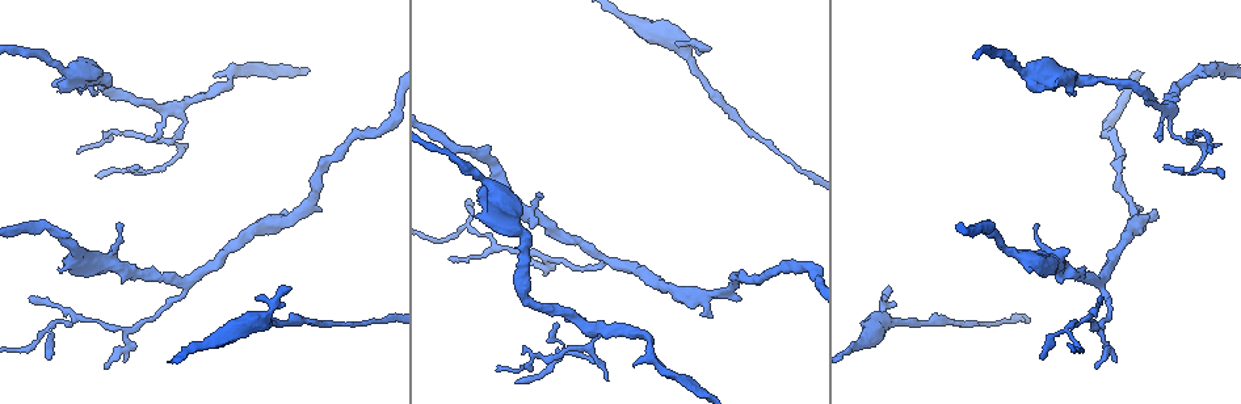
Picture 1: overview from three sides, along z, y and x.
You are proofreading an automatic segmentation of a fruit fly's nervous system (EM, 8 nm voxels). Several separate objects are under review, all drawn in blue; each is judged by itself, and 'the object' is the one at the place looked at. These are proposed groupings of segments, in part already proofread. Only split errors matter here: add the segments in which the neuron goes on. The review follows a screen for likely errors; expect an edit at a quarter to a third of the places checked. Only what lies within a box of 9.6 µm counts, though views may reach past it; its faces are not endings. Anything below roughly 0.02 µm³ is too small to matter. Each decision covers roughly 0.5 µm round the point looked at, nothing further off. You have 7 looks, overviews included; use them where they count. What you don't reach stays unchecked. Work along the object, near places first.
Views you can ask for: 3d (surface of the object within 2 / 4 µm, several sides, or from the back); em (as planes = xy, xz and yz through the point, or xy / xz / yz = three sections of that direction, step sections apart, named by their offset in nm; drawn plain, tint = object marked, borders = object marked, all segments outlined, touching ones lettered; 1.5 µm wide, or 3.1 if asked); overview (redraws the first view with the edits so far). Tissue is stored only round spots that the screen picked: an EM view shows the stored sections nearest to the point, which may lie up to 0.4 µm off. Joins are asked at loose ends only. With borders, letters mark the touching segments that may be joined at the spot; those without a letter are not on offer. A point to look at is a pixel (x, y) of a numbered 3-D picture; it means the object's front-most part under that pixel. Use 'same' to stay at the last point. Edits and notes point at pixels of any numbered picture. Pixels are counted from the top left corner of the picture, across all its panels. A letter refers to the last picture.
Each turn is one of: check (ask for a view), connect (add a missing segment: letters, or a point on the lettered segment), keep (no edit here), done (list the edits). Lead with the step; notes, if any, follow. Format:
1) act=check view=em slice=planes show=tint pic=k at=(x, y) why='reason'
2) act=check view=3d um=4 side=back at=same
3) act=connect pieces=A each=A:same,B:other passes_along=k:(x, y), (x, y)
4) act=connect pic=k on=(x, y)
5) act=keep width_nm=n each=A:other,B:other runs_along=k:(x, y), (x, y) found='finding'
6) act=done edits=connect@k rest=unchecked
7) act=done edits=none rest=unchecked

act=check view=3d um=2 pic=1 at=(566, 322) why='free end'

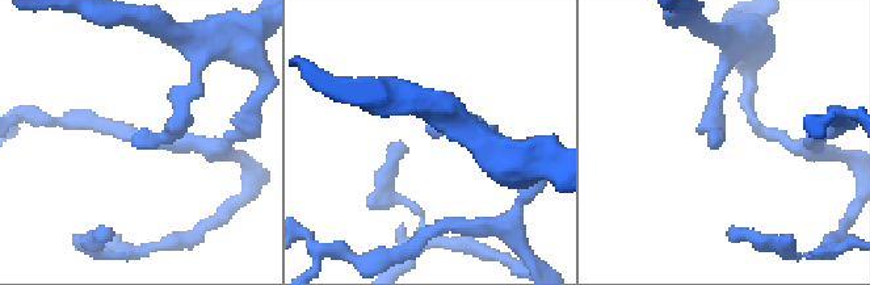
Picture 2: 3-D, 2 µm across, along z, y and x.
act=check view=em slice=xy step=4 show=borders pic=2 at=(710, 139) why='now the EM'

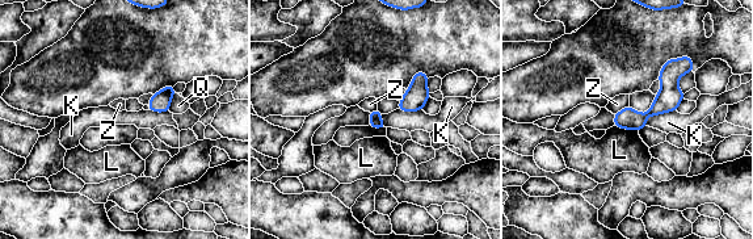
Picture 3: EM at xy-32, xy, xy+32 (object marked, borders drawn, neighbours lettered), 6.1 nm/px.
act=check view=em slice=planes show=borders at=same

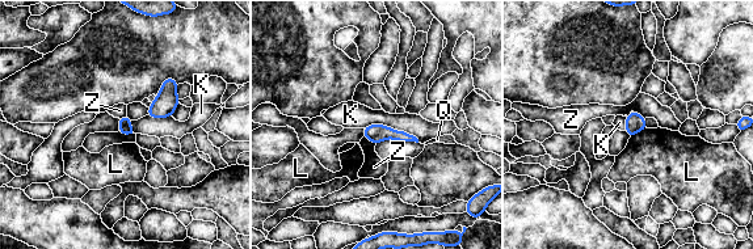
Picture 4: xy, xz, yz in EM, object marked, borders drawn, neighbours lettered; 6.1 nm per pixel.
act=keep each=K:other,L:other,Q:other,Z:other border=4:(364, 127), (387, 125), (419, 142) found='none of them fits'

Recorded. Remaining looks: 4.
act=check view=em slice=yz step=8 show=borders pic=1 at=(115, 223) why='thin end'

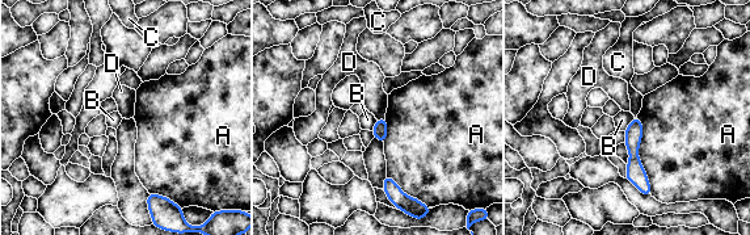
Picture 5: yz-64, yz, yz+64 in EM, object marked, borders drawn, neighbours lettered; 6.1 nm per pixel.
act=check view=em slice=planes show=borders at=same

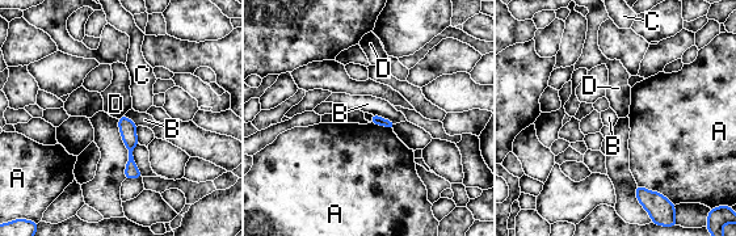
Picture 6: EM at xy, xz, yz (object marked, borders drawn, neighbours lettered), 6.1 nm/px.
act=keep each=A:other,B:other,C:other,D:other runs_along=6:(122, 119), (137, 175) found='none of them fits'

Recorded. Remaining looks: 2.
act=check view=em slice=yz step=8 show=plain pic=1 at=(1097, 366) why='thin end'

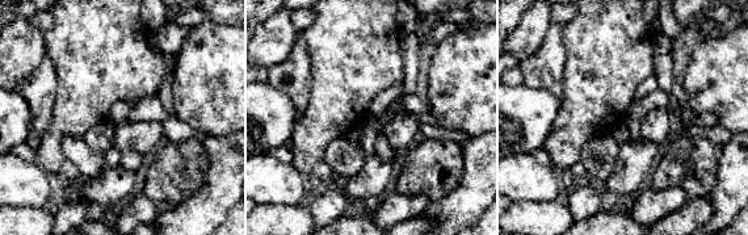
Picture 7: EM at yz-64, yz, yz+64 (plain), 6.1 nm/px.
act=check view=em slice=yz step=8 show=borders at=same

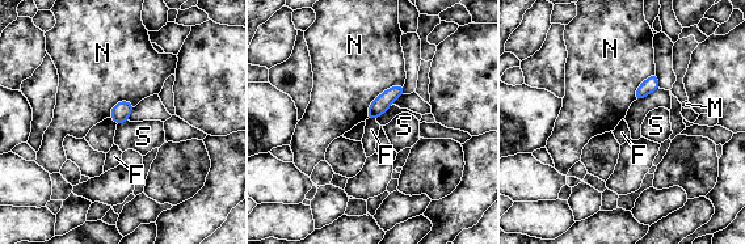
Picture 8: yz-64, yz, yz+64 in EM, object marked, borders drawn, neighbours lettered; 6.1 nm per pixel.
act=keep each=F:other,M:other,N:other,S:other border=8:(127, 119), (117, 125) found='none of them fits'

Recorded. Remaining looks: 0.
act=done edits=none rest=unchecked

